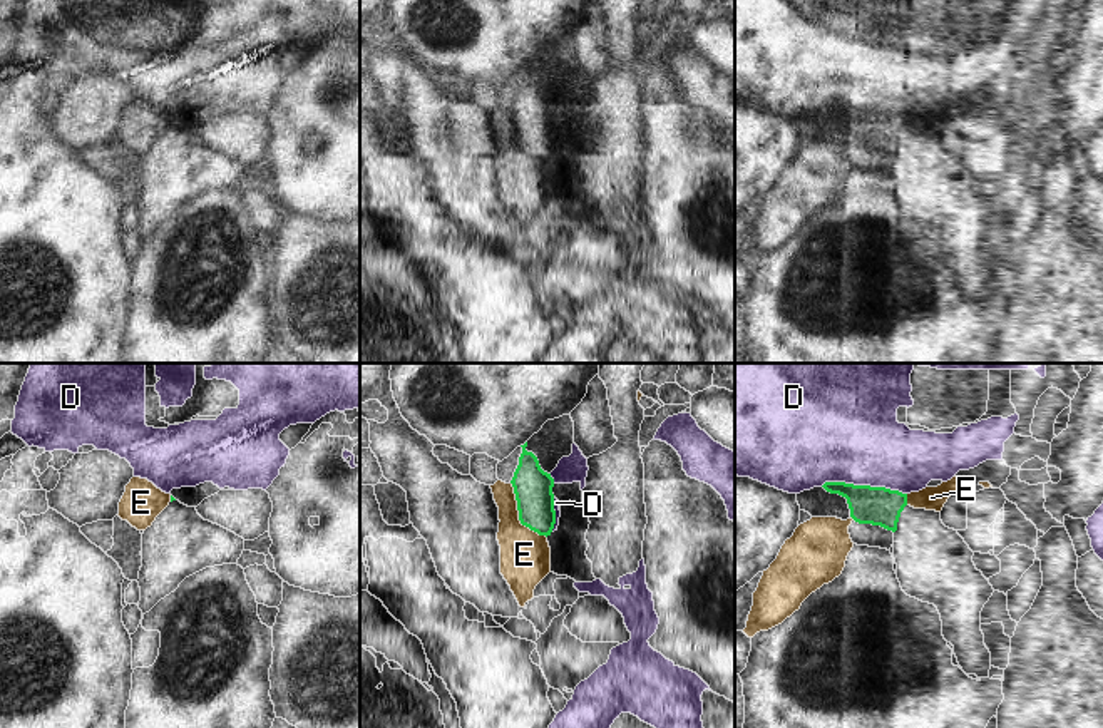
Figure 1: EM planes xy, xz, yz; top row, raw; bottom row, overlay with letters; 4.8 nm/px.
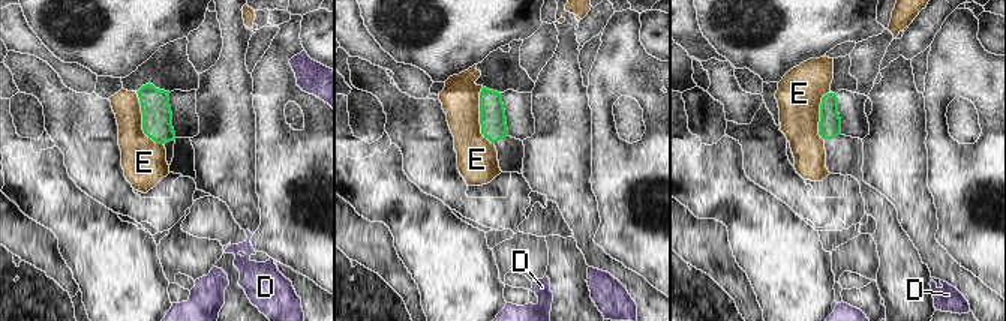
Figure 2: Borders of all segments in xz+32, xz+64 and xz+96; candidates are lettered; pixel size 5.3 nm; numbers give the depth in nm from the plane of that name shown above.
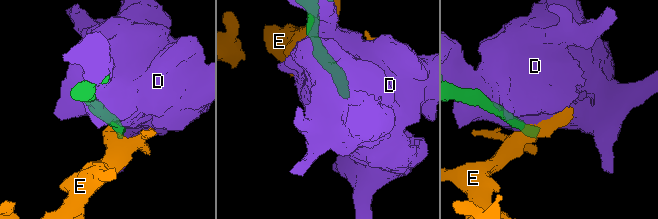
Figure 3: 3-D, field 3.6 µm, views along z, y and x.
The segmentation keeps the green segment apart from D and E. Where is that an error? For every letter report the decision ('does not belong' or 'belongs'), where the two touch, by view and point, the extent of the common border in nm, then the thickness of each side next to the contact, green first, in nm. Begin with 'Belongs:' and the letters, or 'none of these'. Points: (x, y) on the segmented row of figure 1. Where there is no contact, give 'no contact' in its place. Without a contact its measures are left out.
Belongs: none of these
D: does not belong; contact yz (864, 486); length 420 nm; calibres 190 and 460 nm
E: does not belong; contact xz (519, 516); length 320 nm; calibres 190 and 240 nm

